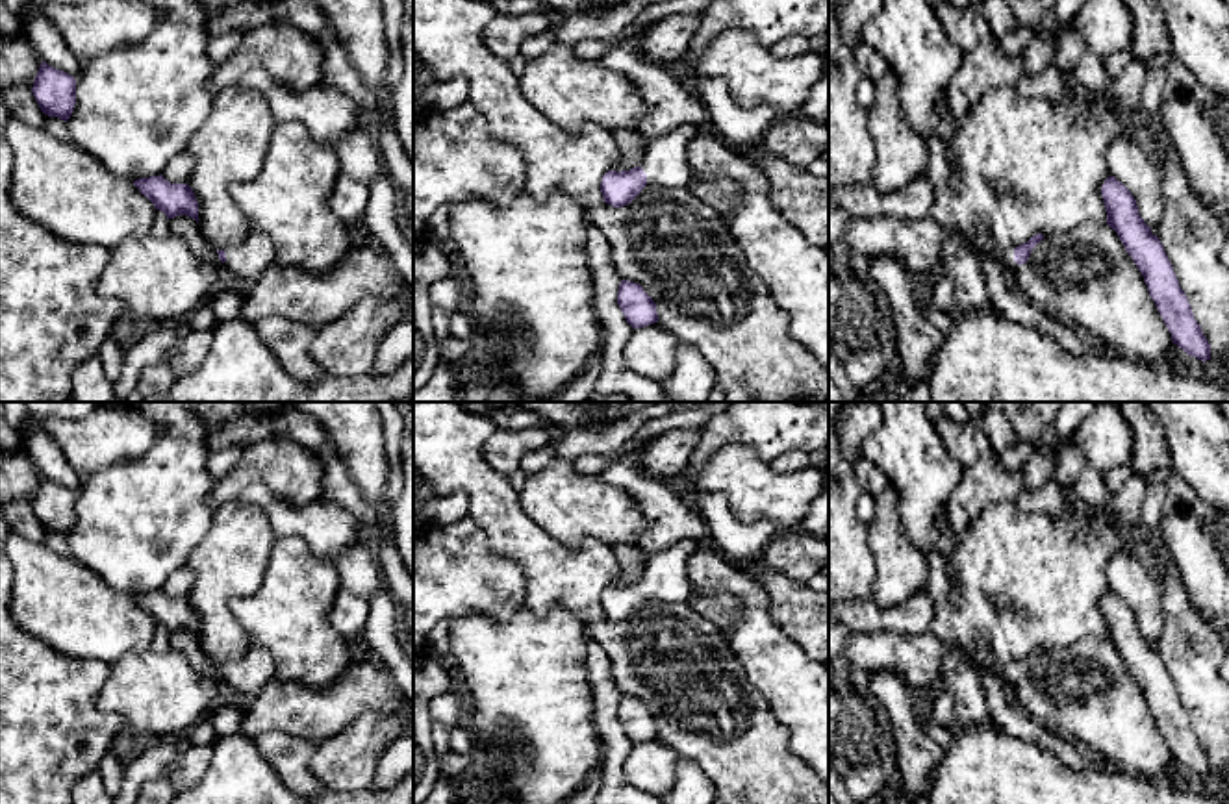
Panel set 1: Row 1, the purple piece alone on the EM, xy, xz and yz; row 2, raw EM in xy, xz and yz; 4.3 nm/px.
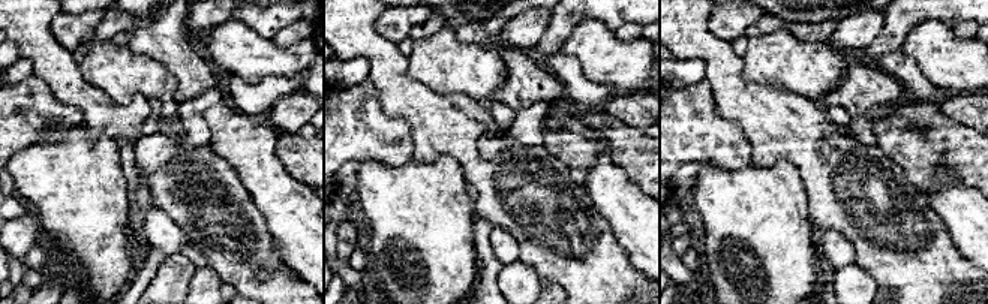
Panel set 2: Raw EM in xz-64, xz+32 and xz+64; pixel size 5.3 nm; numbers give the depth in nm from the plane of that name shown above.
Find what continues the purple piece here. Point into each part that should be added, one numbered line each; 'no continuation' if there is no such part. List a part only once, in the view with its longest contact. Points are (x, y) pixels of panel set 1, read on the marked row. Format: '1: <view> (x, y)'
1: xz (664, 162)

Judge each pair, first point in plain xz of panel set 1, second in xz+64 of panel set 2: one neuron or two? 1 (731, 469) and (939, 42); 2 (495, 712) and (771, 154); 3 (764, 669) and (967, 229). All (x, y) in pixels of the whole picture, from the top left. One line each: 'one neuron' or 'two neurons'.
1: one neuron
2: two neurons
3: one neuron

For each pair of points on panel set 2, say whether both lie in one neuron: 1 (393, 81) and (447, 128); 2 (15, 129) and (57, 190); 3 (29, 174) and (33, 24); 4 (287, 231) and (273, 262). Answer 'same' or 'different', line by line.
1: same
2: different
3: different
4: different

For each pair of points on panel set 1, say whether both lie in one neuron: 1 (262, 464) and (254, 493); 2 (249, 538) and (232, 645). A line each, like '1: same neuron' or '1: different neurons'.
1: different neurons
2: same neuron

